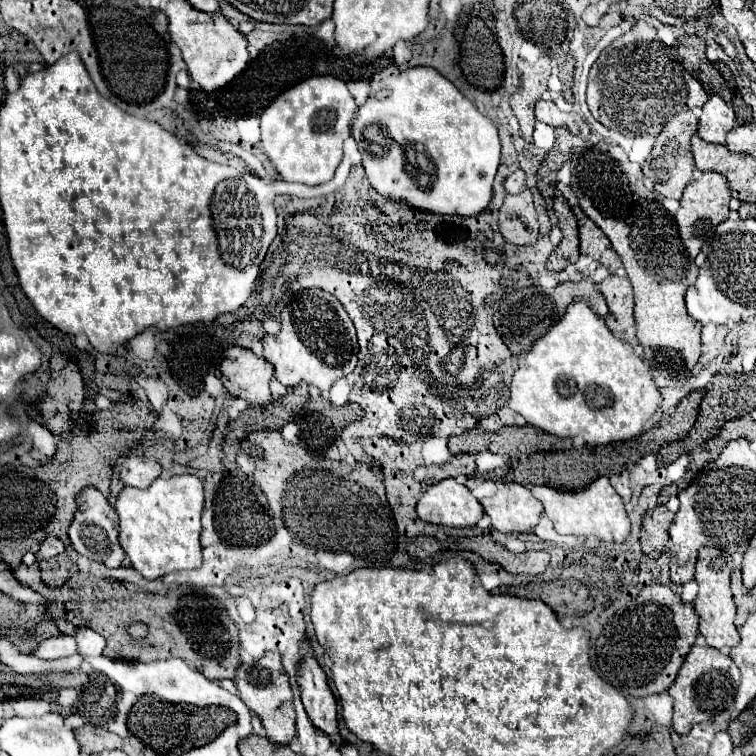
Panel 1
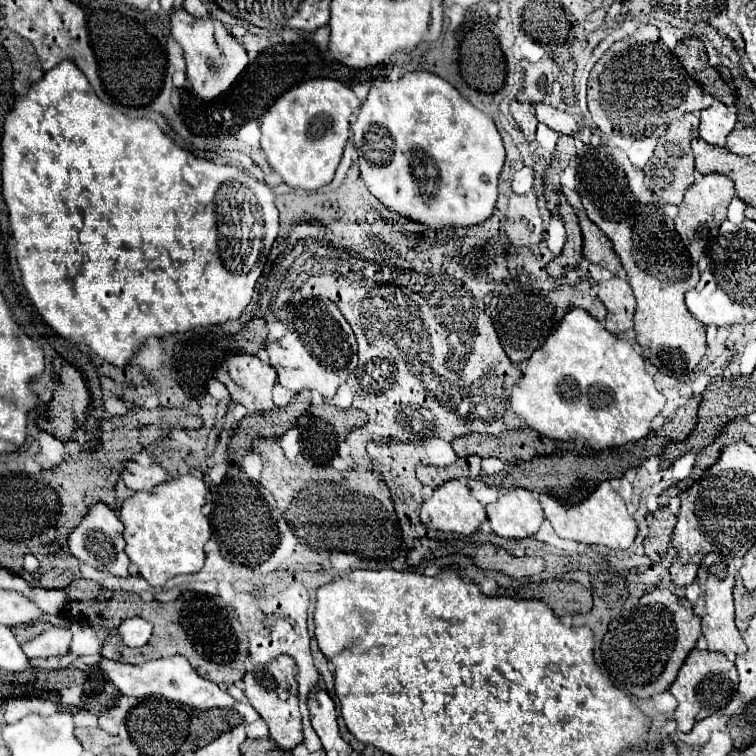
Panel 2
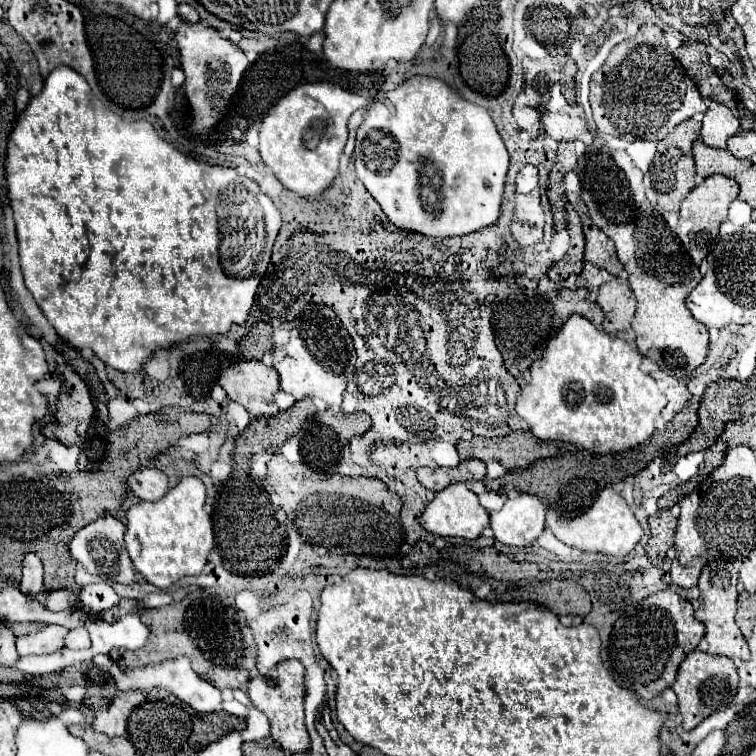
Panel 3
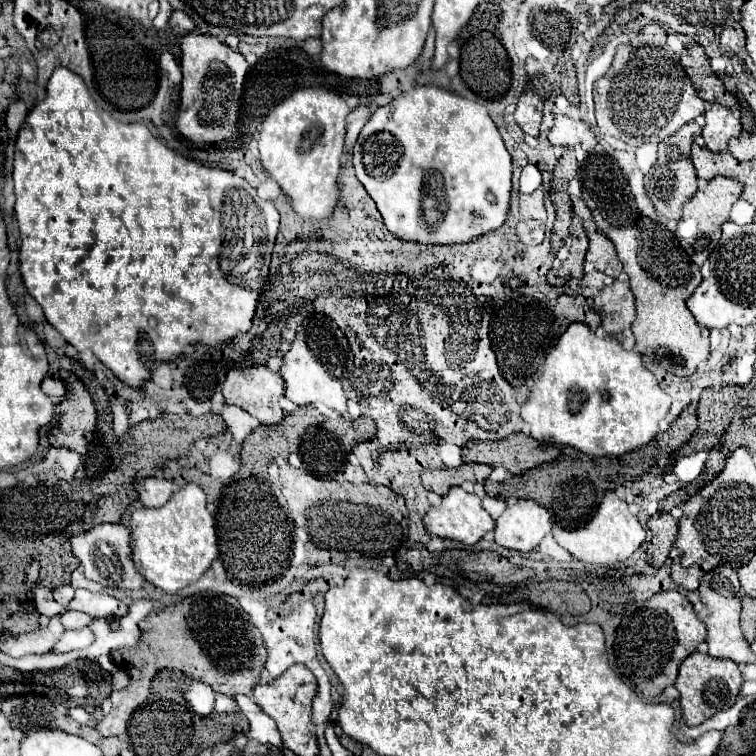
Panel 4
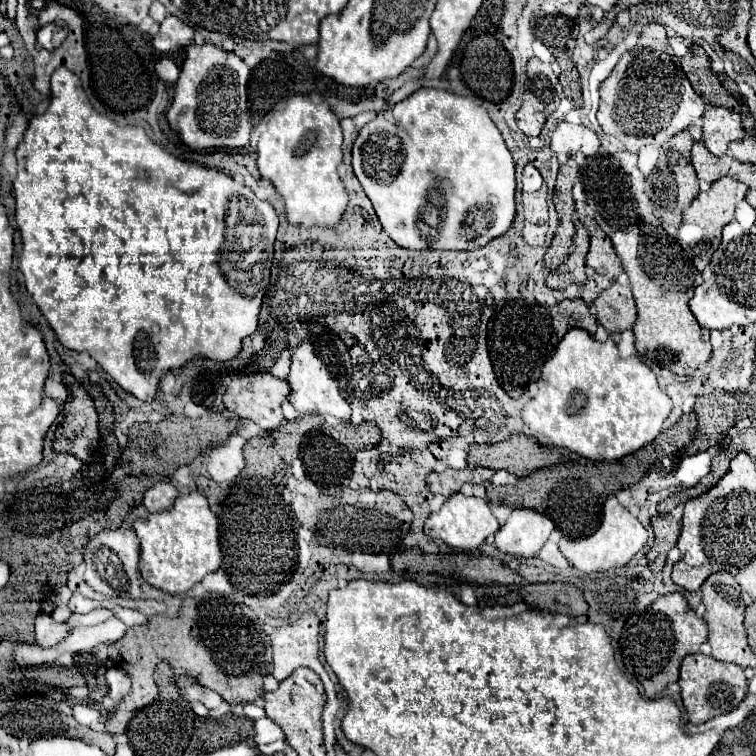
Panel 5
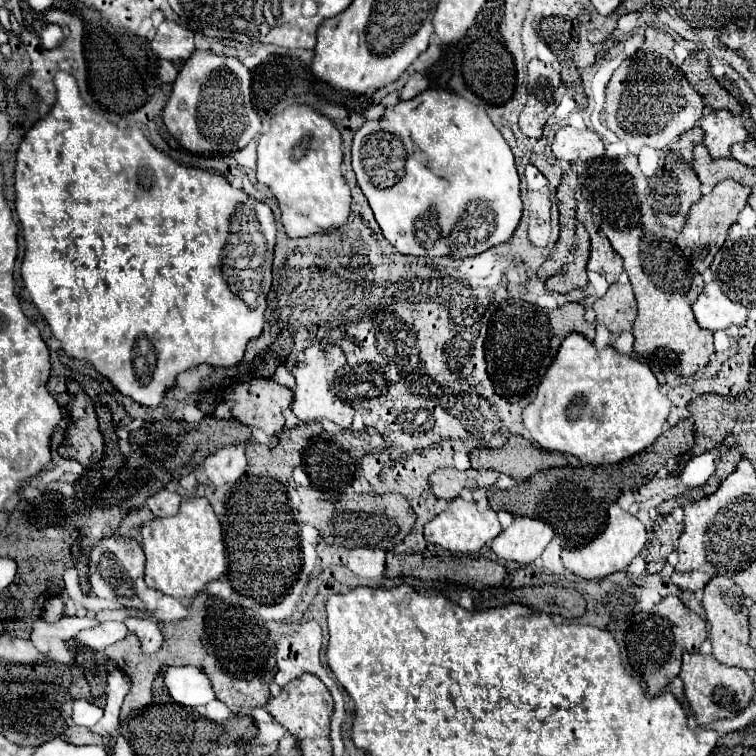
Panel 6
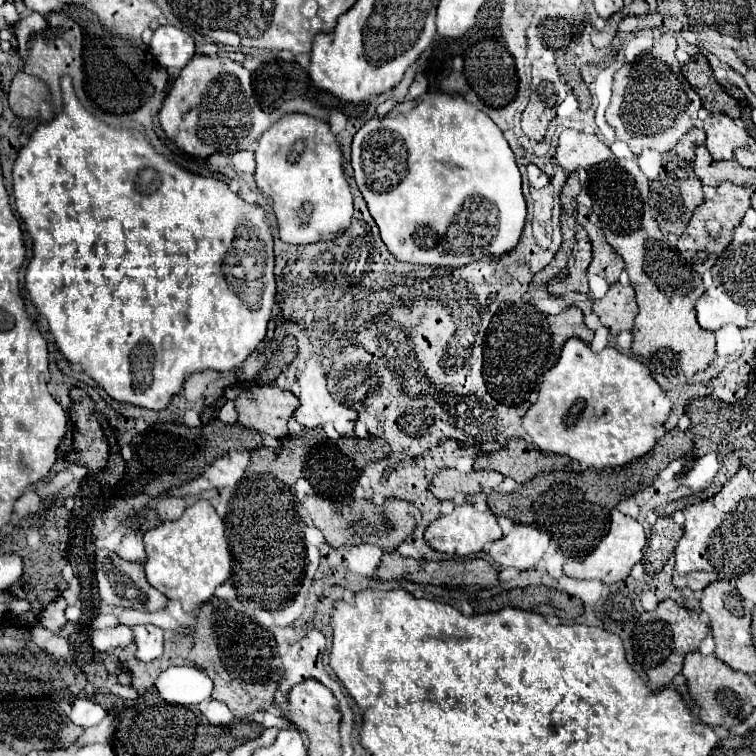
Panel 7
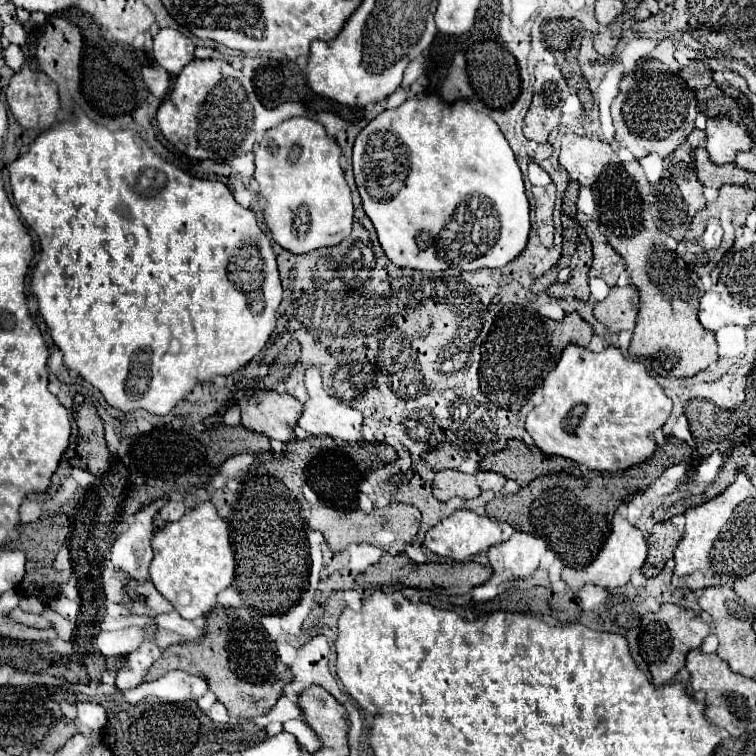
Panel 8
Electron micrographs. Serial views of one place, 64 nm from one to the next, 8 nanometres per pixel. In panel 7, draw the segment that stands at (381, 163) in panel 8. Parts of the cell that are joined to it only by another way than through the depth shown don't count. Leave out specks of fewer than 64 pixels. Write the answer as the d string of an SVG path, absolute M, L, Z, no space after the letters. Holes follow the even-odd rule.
M426 92L416 100L404 100L394 110L390 110L386 116L376 116L376 118L368 120L354 136L352 168L354 168L354 178L358 184L358 190L360 190L362 198L366 200L366 206L374 218L374 222L380 228L382 242L386 244L390 254L400 262L422 264L422 266L432 266L432 268L440 268L440 266L460 268L460 266L468 266L482 258L498 258L500 260L502 256L510 254L520 242L520 236L522 236L522 230L526 224L526 200L522 196L522 178L520 178L520 170L514 162L514 154L512 154L506 138L502 136L502 130L492 122L492 118L488 114L484 114L482 110L478 110L474 104L466 102L458 94L450 96L444 92Z

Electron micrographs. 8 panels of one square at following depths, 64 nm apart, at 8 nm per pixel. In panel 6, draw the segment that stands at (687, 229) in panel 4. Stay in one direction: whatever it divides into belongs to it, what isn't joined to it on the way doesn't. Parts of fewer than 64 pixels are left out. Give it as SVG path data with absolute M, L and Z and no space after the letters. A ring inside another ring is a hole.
M722 180L720 184L714 186L714 190L706 196L702 196L700 202L696 202L692 208L690 208L690 214L686 218L686 224L682 228L682 232L678 234L676 238L676 244L678 248L686 254L686 258L690 258L692 266L702 274L714 260L716 252L722 248L722 244L726 242L726 236L728 236L728 228L736 222L740 210L748 204L750 196L750 188L748 186L742 186L734 180Z

